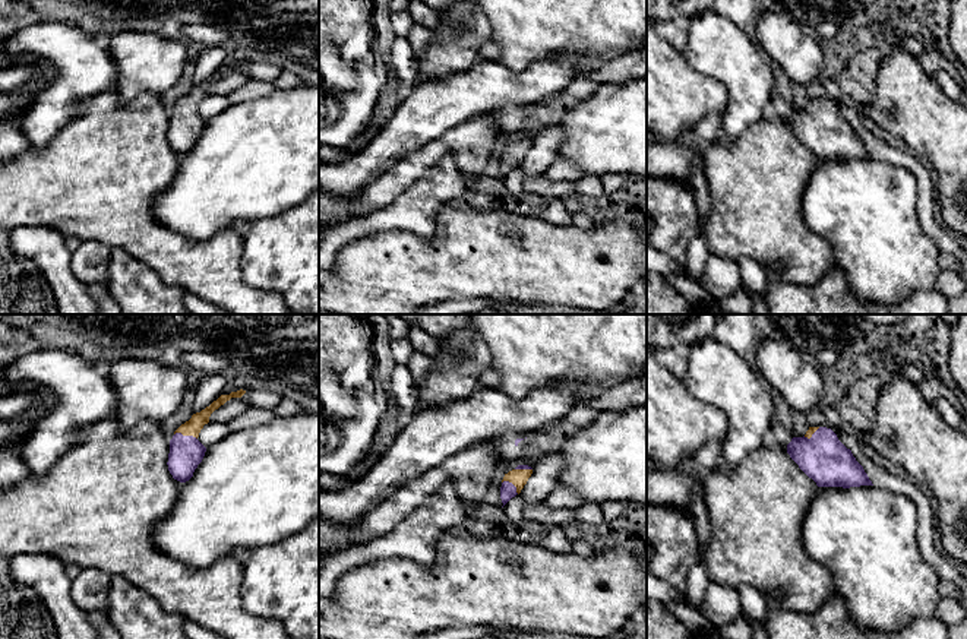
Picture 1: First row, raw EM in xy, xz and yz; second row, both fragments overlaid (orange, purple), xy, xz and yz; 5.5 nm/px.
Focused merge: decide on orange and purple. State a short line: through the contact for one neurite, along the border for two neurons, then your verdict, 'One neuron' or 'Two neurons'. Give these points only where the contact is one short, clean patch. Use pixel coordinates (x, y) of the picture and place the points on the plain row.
Line: xy (192, 100), (186, 107), (186, 125). One neuron

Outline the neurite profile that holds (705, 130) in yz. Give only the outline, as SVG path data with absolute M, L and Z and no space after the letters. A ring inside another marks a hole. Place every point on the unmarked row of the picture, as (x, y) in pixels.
M718 113L705 116L692 130L691 140L695 145L692 156L692 171L685 184L691 189L695 197L699 221L711 209L710 189L705 178L705 152L715 143L717 133L721 129L723 117Z

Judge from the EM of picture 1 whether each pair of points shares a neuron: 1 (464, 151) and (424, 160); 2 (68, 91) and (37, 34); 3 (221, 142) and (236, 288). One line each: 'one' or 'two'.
1: one
2: one
3: two

